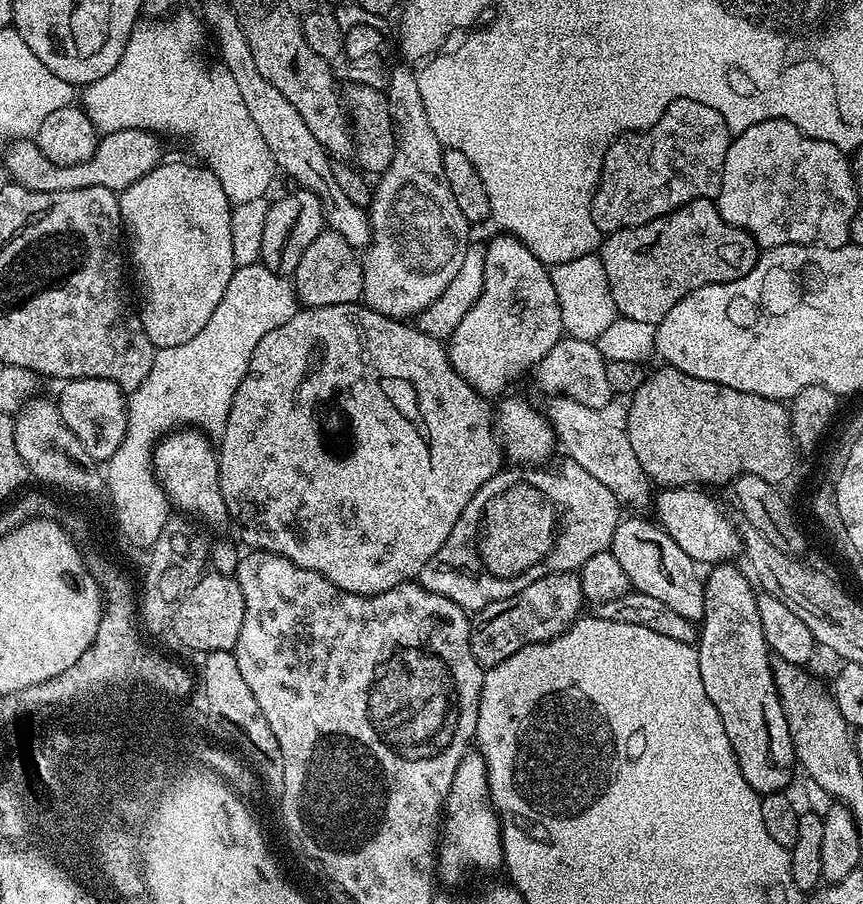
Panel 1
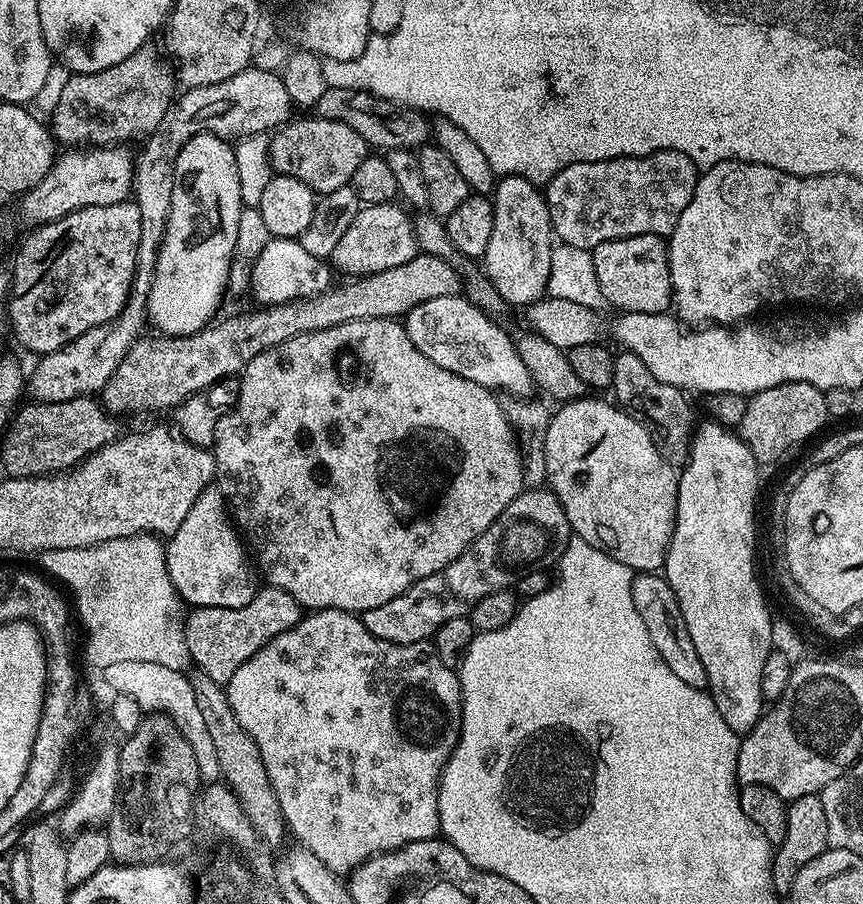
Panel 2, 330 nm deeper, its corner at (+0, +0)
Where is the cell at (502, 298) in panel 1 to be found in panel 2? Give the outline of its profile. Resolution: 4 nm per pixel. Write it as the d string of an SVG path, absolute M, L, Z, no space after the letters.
M502 176L495 181L496 193L491 193L494 230L490 230L490 243L482 257L483 275L498 290L505 305L524 304L531 306L548 291L550 278L551 254L554 247L554 233L550 222L547 195L537 185L530 183L525 176Z

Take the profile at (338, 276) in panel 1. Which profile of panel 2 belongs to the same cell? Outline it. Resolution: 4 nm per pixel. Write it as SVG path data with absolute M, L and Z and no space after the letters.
M396 202L363 205L354 222L350 222L350 227L346 234L342 234L330 257L331 263L337 269L340 267L346 277L359 278L378 274L382 270L394 270L394 266L402 266L402 262L410 262L410 258L418 255L413 217L408 217L398 205Z

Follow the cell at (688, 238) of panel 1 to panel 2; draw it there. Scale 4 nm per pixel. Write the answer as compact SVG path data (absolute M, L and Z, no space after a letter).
M638 234L618 238L602 242L597 248L591 249L591 254L598 286L611 307L620 308L621 313L637 312L655 316L667 313L673 307L670 262L665 237Z

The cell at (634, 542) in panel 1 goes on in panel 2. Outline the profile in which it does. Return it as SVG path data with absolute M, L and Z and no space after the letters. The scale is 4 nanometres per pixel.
M655 572L633 575L632 593L634 594L634 610L638 610L642 622L646 622L650 642L654 642L654 650L658 650L662 662L666 662L666 666L670 666L672 673L682 678L682 682L686 682L686 686L707 689L708 675L698 658L698 650L694 650L690 630L686 630L686 618L682 618L678 598L667 580L663 575Z

